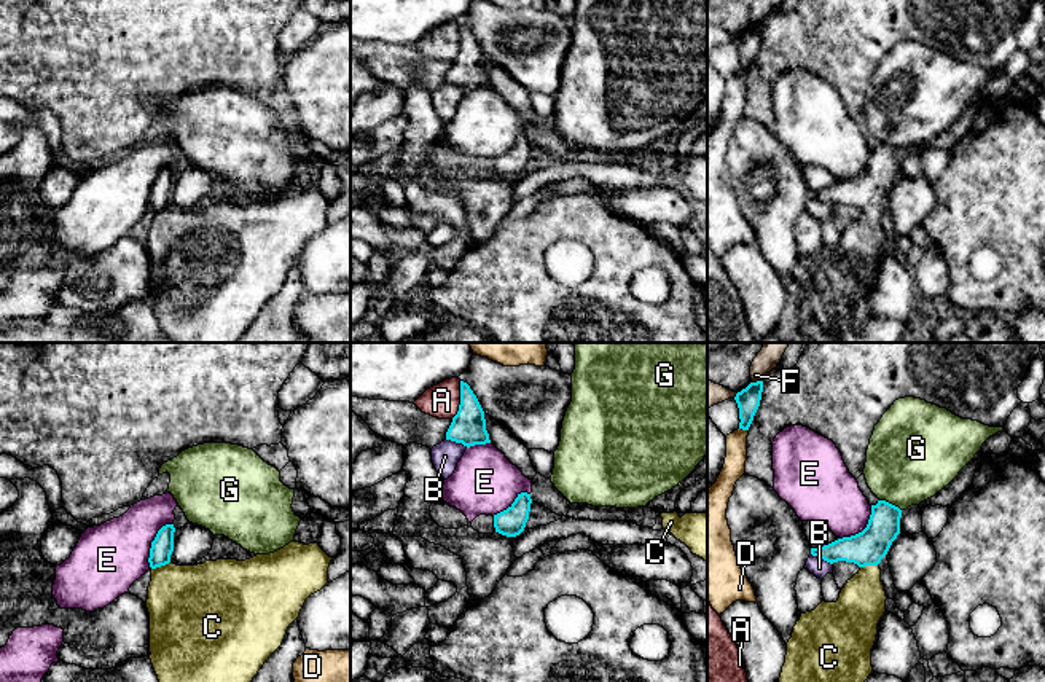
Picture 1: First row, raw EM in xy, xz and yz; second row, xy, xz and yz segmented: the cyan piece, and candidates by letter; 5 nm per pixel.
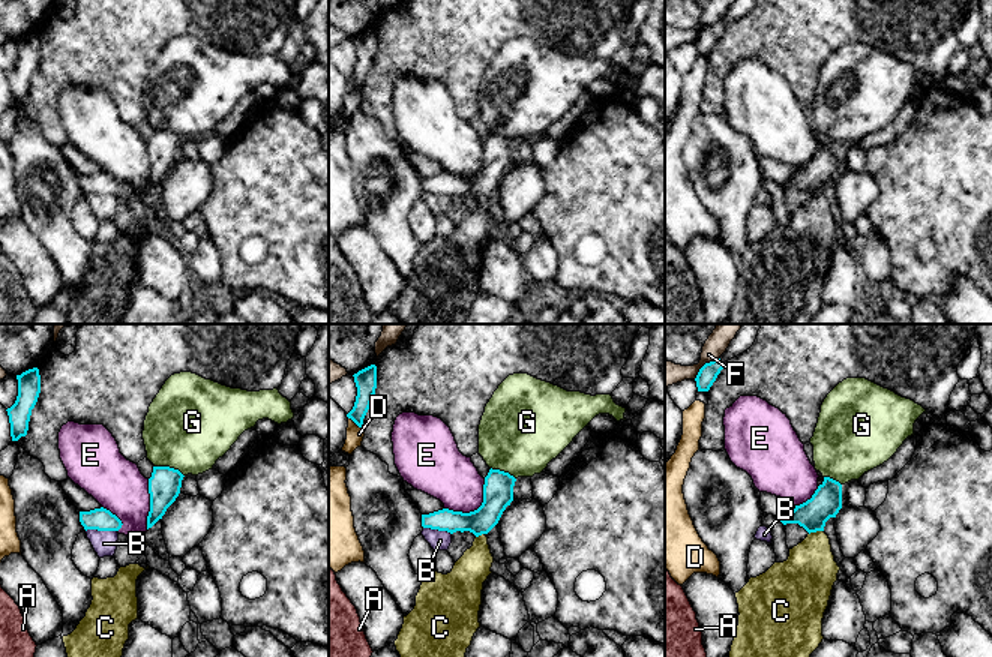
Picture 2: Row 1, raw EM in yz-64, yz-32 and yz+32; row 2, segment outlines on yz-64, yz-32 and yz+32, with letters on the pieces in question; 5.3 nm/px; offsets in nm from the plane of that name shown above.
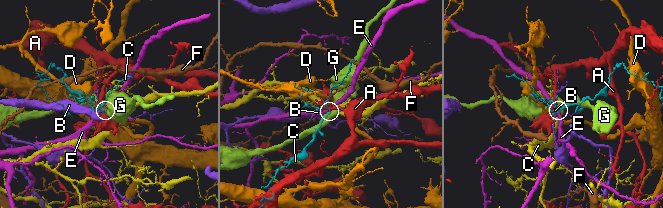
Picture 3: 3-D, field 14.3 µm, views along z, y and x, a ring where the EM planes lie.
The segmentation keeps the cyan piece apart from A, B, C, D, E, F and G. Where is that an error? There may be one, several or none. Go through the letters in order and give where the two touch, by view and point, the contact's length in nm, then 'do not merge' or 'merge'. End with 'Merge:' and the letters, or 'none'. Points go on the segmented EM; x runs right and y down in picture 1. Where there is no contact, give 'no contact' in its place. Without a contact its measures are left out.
A: contact xz (461, 400); length 200 nm; do not merge
B: contact yz (822, 558); length 130 nm; do not merge
C: contact xy (160, 566); length 100 nm; merge
D: contact yz (744, 429); length 50 nm; do not merge
E: contact xy (152, 542); length 260 nm; do not merge
F: contact yz (757, 381); length 60 nm; do not merge
G: contact yz (891, 504); length 130 nm; do not merge
Merge: C

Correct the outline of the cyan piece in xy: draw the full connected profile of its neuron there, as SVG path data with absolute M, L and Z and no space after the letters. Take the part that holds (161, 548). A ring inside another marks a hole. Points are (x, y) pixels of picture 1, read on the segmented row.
M174 524L162 526L150 548L150 567L151 567L151 582L148 586L148 599L147 609L150 613L150 660L153 669L158 676L159 682L252 682L258 674L261 666L269 660L269 657L282 645L288 626L299 617L299 612L306 602L306 599L320 591L328 583L328 567L333 558L330 558L319 543L299 543L290 542L284 548L269 553L269 555L256 555L245 561L237 559L217 559L205 561L198 566L177 566L170 561L170 555L174 551Z

